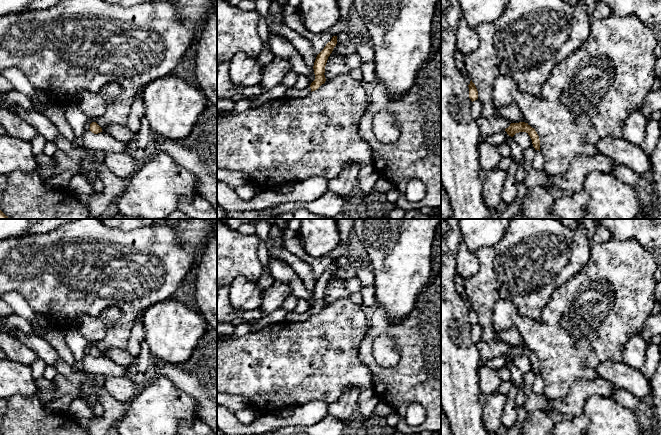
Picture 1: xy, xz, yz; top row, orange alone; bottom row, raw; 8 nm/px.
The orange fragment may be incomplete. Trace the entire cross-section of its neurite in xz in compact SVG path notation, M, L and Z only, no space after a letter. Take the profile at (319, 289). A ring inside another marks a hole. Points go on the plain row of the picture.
M333 260L331 265L326 268L324 273L317 279L314 286L314 298L315 304L311 307L310 312L311 316L317 314L322 308L325 307L325 290L328 284L328 281L332 277L334 271L337 268L337 260Z

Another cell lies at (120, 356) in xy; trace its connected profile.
M111 348L106 352L106 357L125 367L135 363L135 360L130 356L127 349Z

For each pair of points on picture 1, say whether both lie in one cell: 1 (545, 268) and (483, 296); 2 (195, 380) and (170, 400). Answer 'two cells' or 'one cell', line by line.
1: one cell
2: two cells

